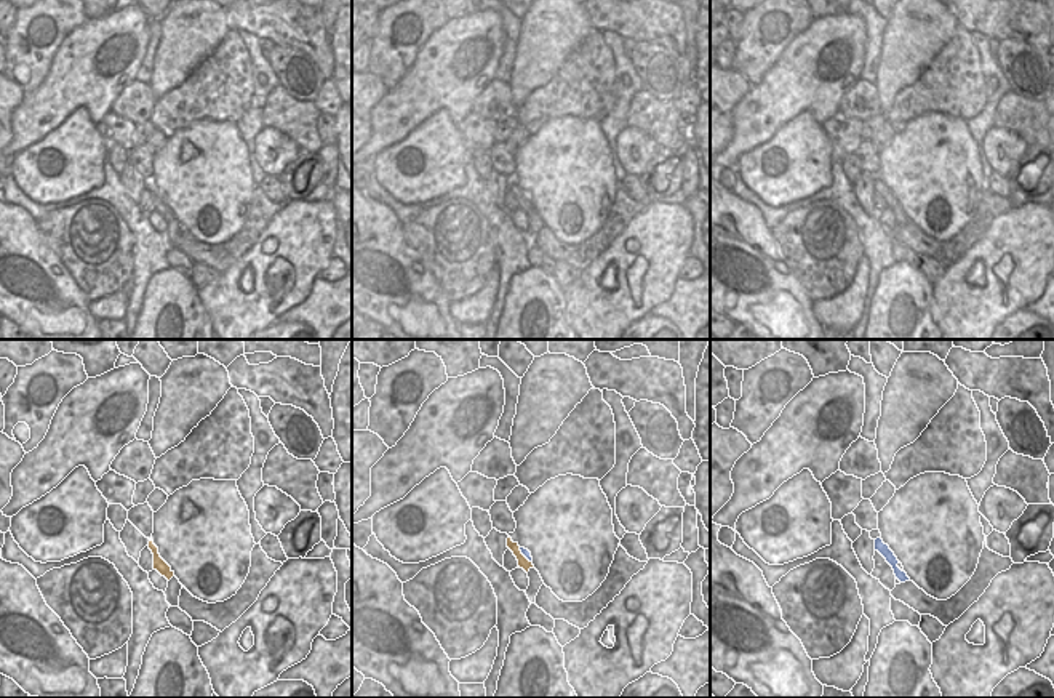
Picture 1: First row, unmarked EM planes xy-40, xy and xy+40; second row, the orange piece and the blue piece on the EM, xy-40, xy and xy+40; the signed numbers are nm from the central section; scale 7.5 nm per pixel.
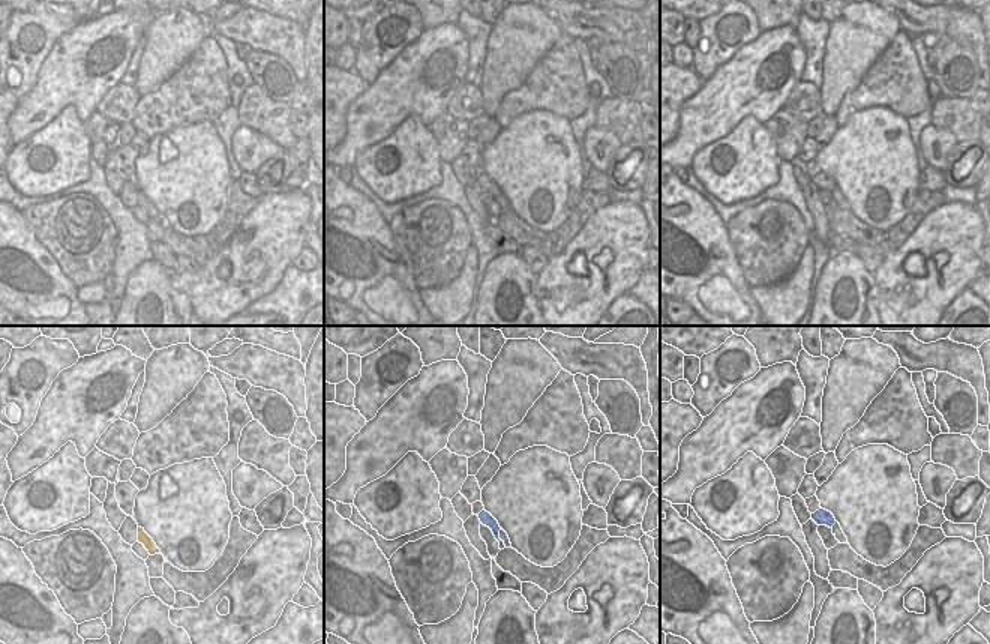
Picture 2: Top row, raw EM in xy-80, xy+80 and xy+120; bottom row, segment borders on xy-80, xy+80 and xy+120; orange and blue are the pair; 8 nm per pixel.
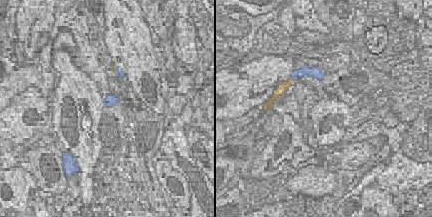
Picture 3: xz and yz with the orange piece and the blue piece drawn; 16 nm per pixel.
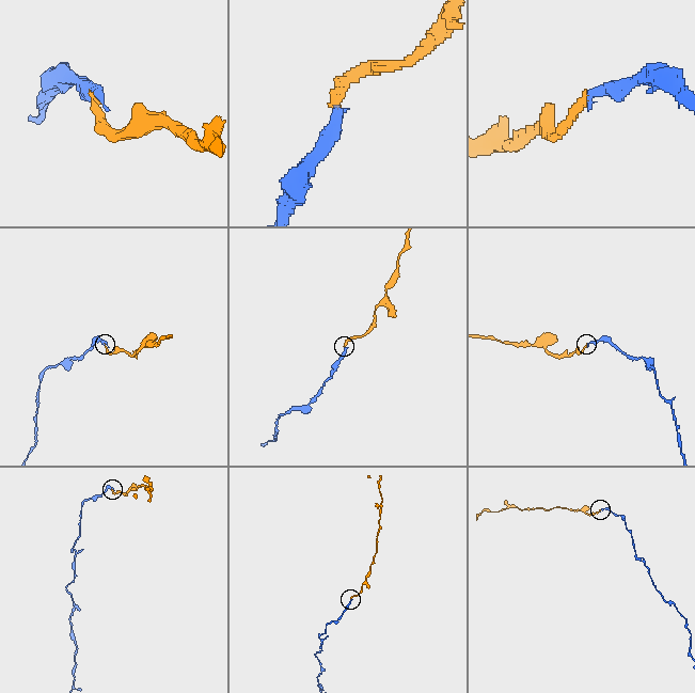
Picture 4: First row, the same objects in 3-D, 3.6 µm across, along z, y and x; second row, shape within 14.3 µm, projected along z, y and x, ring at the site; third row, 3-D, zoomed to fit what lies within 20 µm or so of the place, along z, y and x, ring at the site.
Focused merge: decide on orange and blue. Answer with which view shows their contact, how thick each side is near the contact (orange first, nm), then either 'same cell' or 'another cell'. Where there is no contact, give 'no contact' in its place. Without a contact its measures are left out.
xy | 90/50 nm | same cell

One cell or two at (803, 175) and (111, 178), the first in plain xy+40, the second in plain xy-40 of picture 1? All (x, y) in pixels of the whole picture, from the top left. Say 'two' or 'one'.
two

